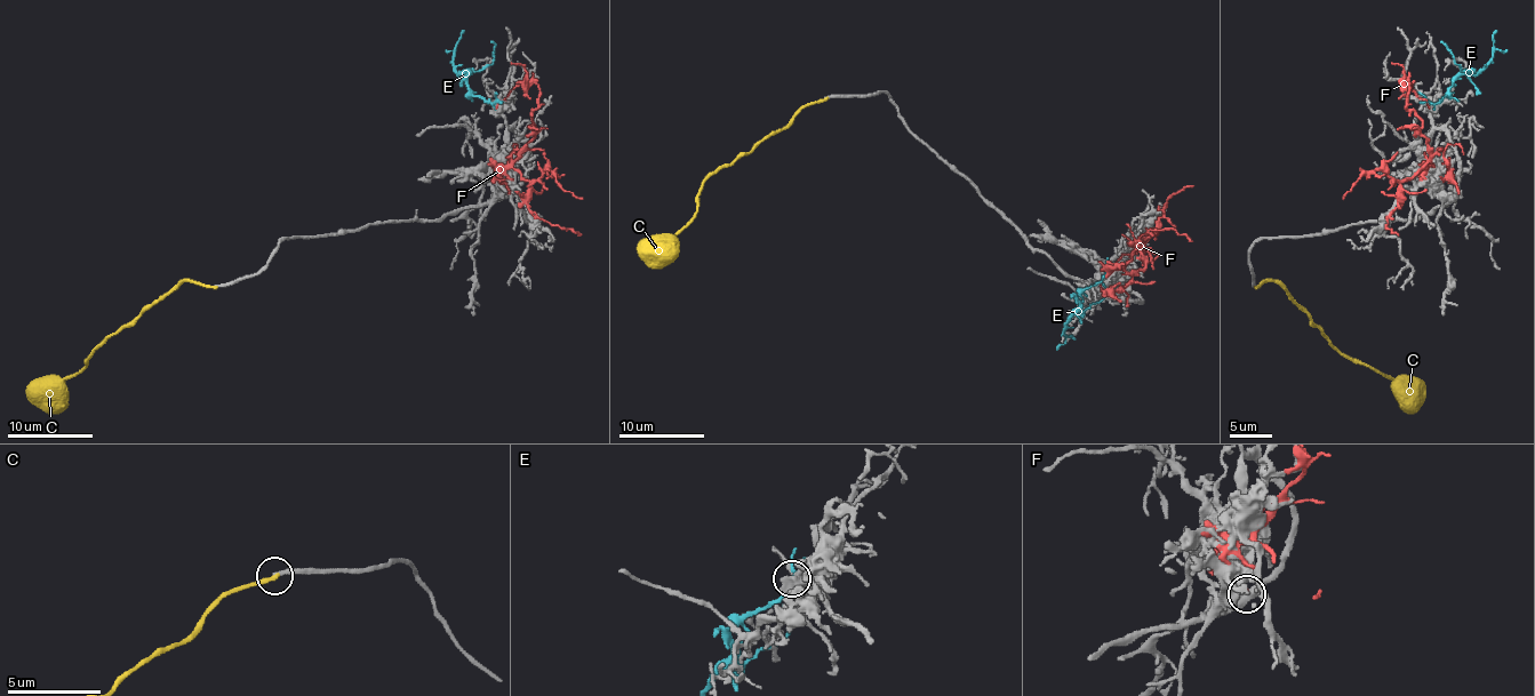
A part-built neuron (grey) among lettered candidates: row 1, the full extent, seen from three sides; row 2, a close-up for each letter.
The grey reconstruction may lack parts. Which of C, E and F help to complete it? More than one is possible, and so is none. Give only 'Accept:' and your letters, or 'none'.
Accept: none

